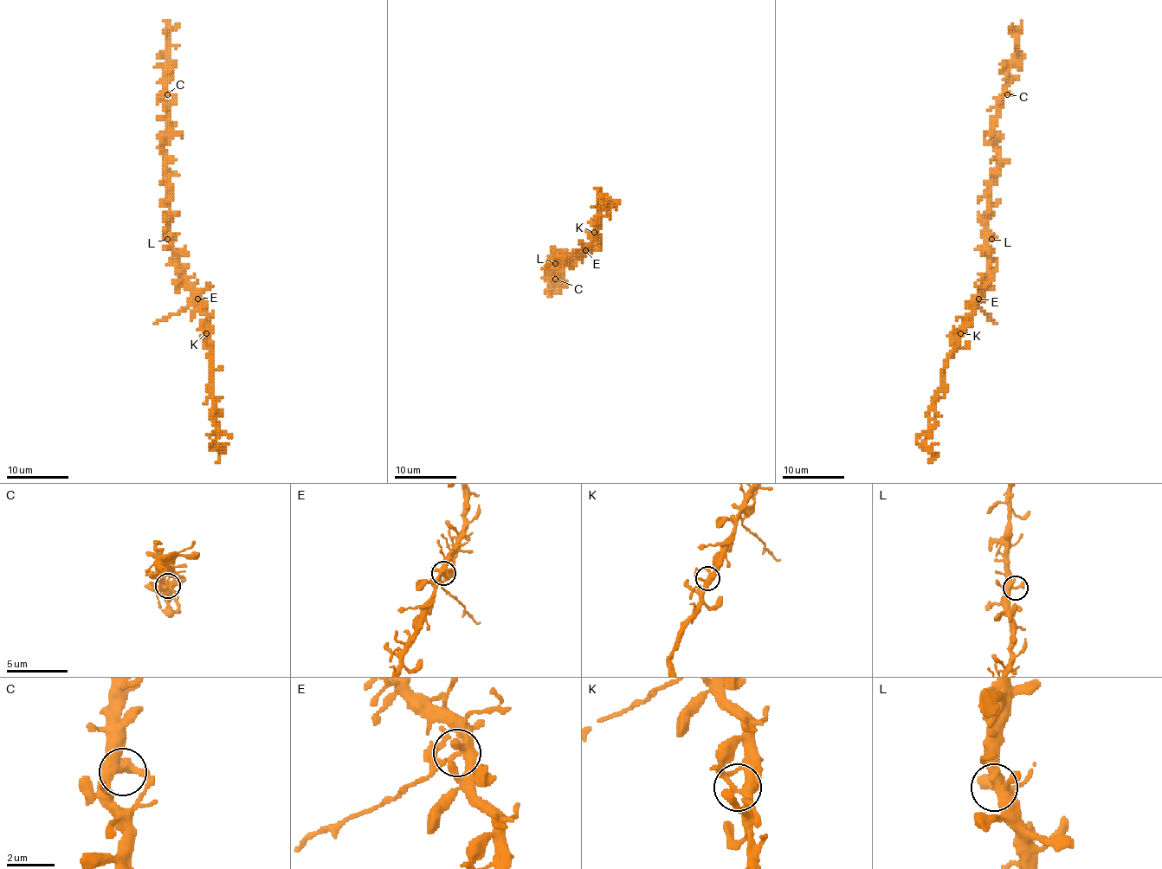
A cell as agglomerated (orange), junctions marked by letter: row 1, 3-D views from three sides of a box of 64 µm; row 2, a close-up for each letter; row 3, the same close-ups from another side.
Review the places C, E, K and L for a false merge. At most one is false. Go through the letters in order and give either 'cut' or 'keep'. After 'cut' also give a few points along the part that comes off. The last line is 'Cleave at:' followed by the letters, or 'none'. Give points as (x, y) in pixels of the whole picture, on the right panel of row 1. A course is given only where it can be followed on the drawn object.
C: keep
E: cut | (979, 299), (978, 305), (996, 324)
K: keep
L: keep
Cleave at: E

